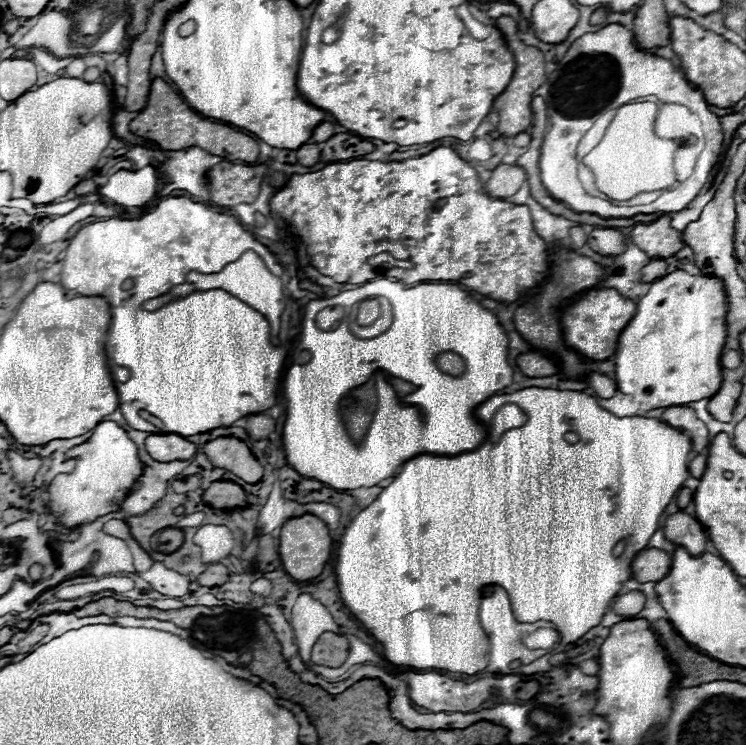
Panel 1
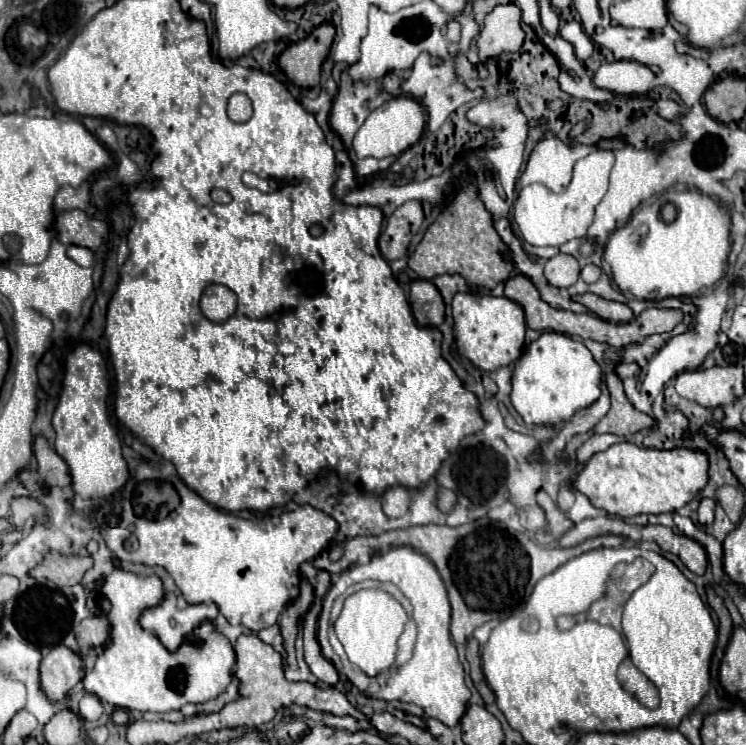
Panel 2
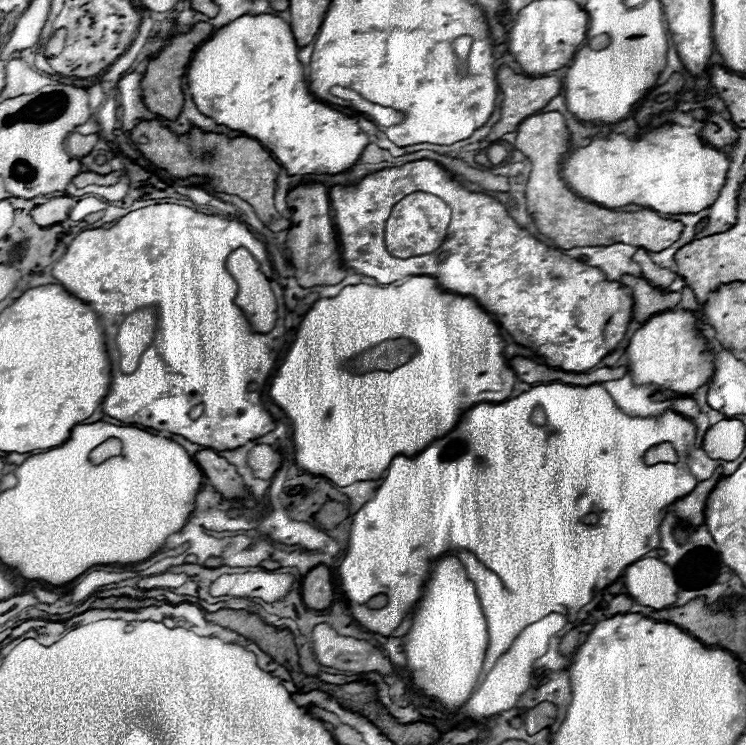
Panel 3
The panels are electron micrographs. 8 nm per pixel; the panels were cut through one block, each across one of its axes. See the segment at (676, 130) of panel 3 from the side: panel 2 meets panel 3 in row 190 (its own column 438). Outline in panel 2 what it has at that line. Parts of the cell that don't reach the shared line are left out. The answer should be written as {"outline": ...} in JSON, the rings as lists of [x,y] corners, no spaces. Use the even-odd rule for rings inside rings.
{"outline":[[[398,546],[390,548],[382,558],[374,560],[374,564],[360,566],[360,574],[356,574],[356,580],[382,580],[382,582],[392,582],[400,588],[400,592],[410,600],[412,612],[410,618],[418,626],[418,636],[416,636],[416,646],[412,652],[412,658],[406,664],[394,664],[394,670],[388,670],[386,674],[378,674],[378,678],[370,678],[368,674],[354,672],[354,680],[350,674],[342,670],[340,658],[334,654],[332,644],[328,640],[328,628],[330,628],[330,608],[334,596],[328,598],[320,620],[318,620],[318,638],[322,644],[322,654],[336,664],[342,676],[348,676],[350,682],[368,698],[378,698],[378,700],[400,700],[400,702],[414,702],[424,708],[428,718],[436,718],[442,724],[454,728],[460,718],[464,716],[470,700],[470,690],[464,682],[464,668],[462,662],[458,660],[456,646],[450,638],[450,602],[446,594],[446,586],[434,568],[434,564],[422,556],[420,552],[408,548],[408,546]],[[384,558],[384,560],[382,560]],[[378,570],[384,570],[384,576],[378,578]],[[372,574],[372,576],[368,576]]]}

